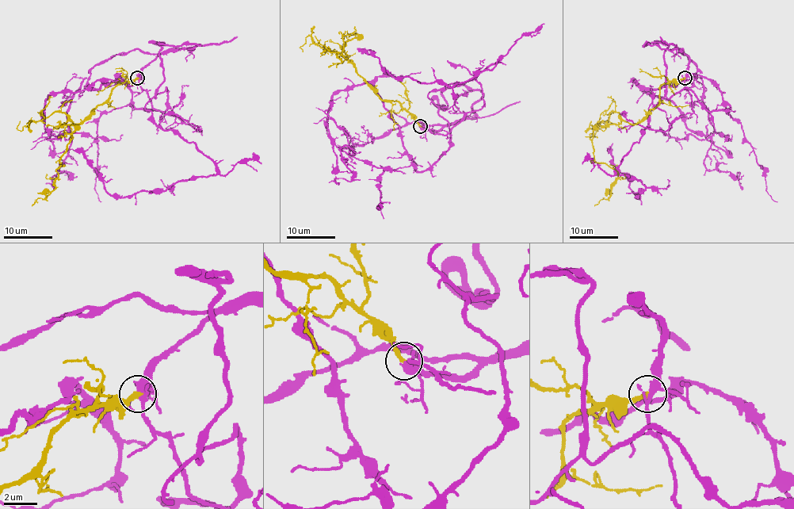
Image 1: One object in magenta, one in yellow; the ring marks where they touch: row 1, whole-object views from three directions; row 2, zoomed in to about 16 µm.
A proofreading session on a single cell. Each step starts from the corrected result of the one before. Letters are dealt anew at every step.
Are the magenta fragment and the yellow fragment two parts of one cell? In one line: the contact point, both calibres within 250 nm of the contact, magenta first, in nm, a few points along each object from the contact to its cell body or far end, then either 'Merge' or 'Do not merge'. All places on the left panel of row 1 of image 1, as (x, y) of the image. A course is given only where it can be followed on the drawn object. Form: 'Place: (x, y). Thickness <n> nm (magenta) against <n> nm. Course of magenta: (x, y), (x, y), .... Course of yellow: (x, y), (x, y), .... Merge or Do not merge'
Place: (137, 78). Thickness 260 nm (magenta) against 280 nm. Course of magenta: (137, 78), (200, 44), (159, 44), (164, 111), (118, 75), (53, 93), (45, 128), (72, 136), (55, 189). Course of yellow: (137, 78), (120, 82), (79, 123), (61, 125), (70, 141), (55, 170), (55, 188), (32, 205). Merge

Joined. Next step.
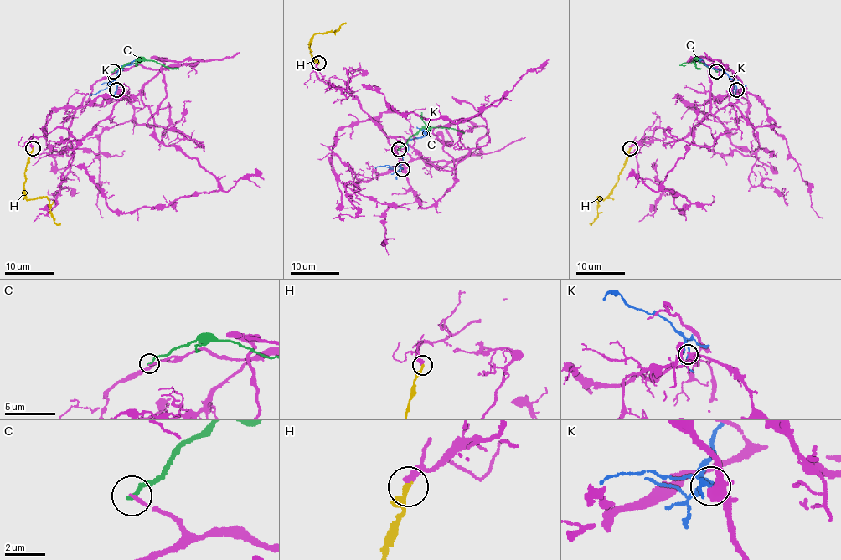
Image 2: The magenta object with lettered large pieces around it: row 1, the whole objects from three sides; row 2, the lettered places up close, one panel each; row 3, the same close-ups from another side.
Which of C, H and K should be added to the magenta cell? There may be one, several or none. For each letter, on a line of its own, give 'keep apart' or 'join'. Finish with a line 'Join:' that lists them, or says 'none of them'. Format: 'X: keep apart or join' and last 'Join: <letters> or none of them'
C: keep apart
H: keep apart
K: keep apart
Join: none of them

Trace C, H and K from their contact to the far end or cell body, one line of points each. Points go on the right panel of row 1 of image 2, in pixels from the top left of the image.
C: (716, 71), (694, 60), (694, 65), (700, 69)
H: (631, 149), (618, 176), (618, 182), (607, 197), (601, 199), (598, 197), (597, 218), (590, 225)
K: (736, 89), (736, 84), (724, 73), (709, 68), (702, 60), (694, 63)

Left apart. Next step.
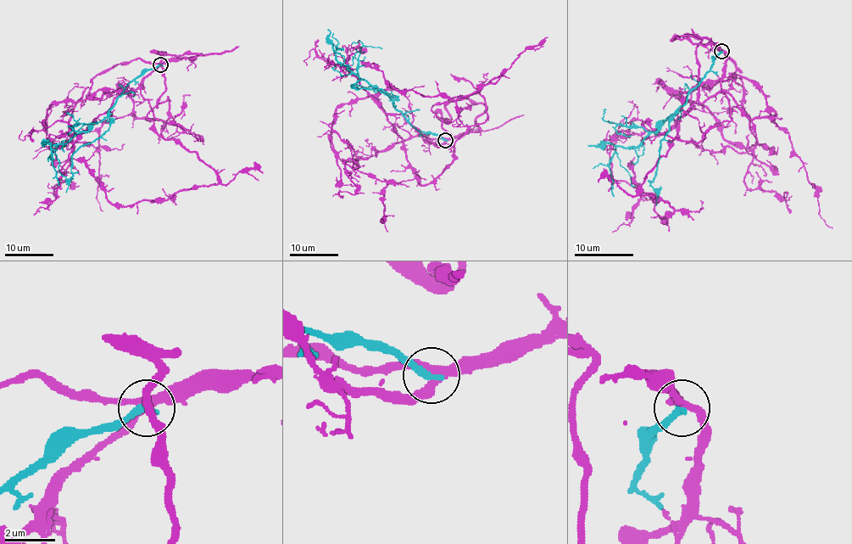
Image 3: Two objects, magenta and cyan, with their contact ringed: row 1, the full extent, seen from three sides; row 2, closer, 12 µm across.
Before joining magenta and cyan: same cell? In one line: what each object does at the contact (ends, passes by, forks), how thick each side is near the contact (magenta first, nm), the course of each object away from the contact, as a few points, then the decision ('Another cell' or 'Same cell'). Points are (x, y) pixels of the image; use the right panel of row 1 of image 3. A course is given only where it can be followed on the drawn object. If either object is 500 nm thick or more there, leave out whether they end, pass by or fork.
At the ring magenta forks. At the ring cyan ends. Thickness 260 nm (magenta) against 320 nm. Course of magenta: (721, 52), (671, 40), (699, 42), (698, 99), (642, 184), (673, 208), (661, 221), (629, 164), (635, 156). Course of cyan: (721, 52), (715, 58), (710, 70), (655, 131), (637, 146), (617, 146), (609, 164), (614, 196). Another cell

